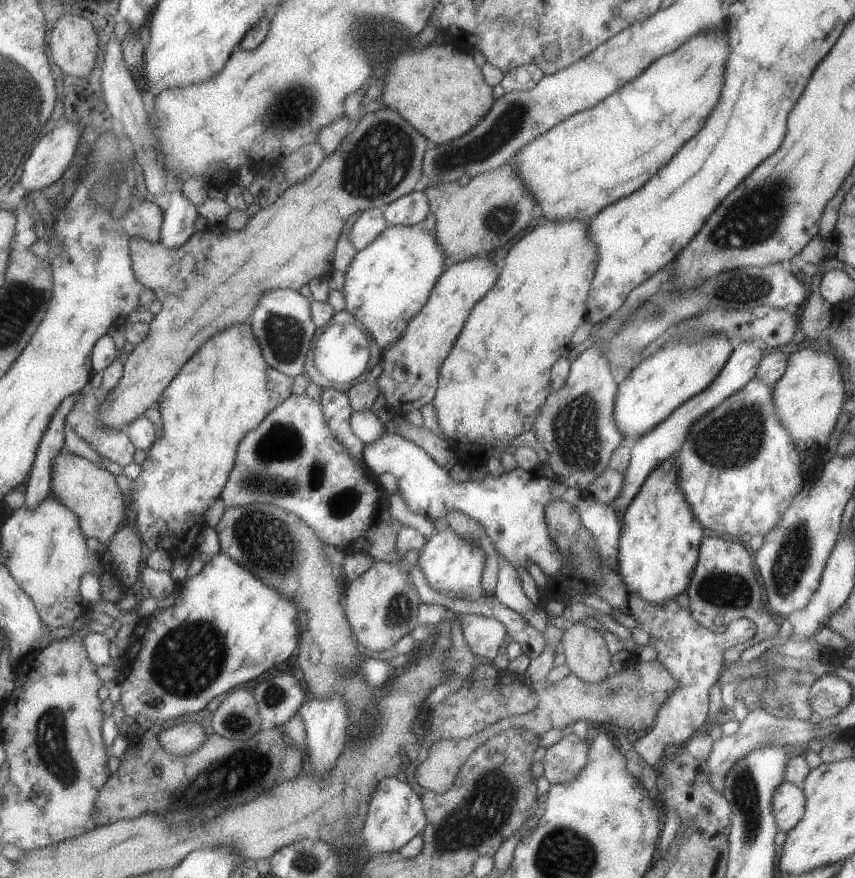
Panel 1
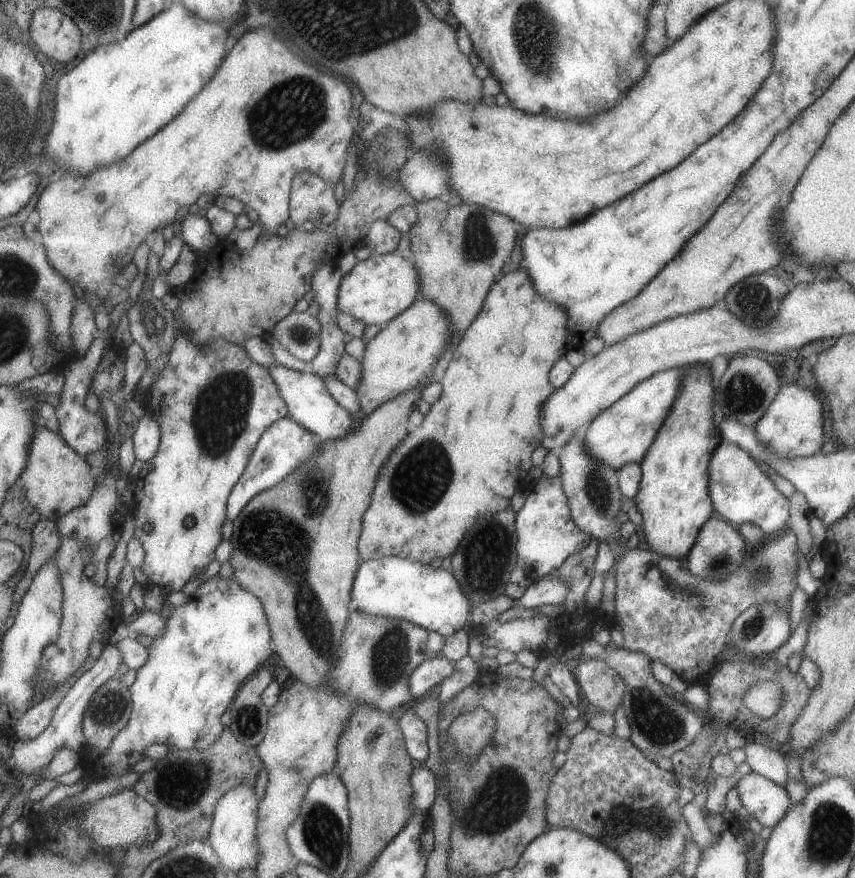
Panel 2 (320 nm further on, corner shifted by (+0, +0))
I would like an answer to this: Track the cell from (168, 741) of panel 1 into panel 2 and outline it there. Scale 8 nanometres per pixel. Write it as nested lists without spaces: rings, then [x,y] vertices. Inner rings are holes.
[[[216,574],[205,580],[201,580],[194,592],[187,595],[187,601],[185,603],[179,606],[173,606],[170,615],[164,620],[163,634],[157,638],[153,638],[151,644],[147,646],[147,662],[145,662],[143,666],[136,671],[135,682],[133,682],[131,687],[128,688],[132,710],[127,725],[115,736],[115,738],[113,738],[113,740],[111,740],[111,744],[109,744],[109,748],[105,750],[105,754],[99,754],[97,750],[90,747],[84,748],[84,751],[80,753],[79,765],[83,769],[84,776],[90,779],[97,779],[107,778],[107,776],[111,776],[111,774],[113,774],[113,776],[120,776],[131,773],[133,764],[142,760],[141,752],[143,752],[143,750],[145,750],[148,746],[151,746],[151,744],[162,744],[166,747],[171,746],[178,750],[187,751],[192,749],[207,749],[211,746],[211,744],[213,744],[213,742],[215,742],[215,740],[219,737],[219,734],[223,731],[223,727],[220,722],[221,714],[223,714],[229,702],[233,700],[235,692],[239,690],[239,684],[241,684],[247,676],[251,676],[251,674],[253,674],[259,666],[269,664],[269,657],[274,652],[271,645],[272,640],[267,618],[265,617],[259,600],[257,600],[251,592],[243,590],[243,588],[241,588],[241,586],[239,586],[232,577],[223,579],[219,576],[219,574]]]

